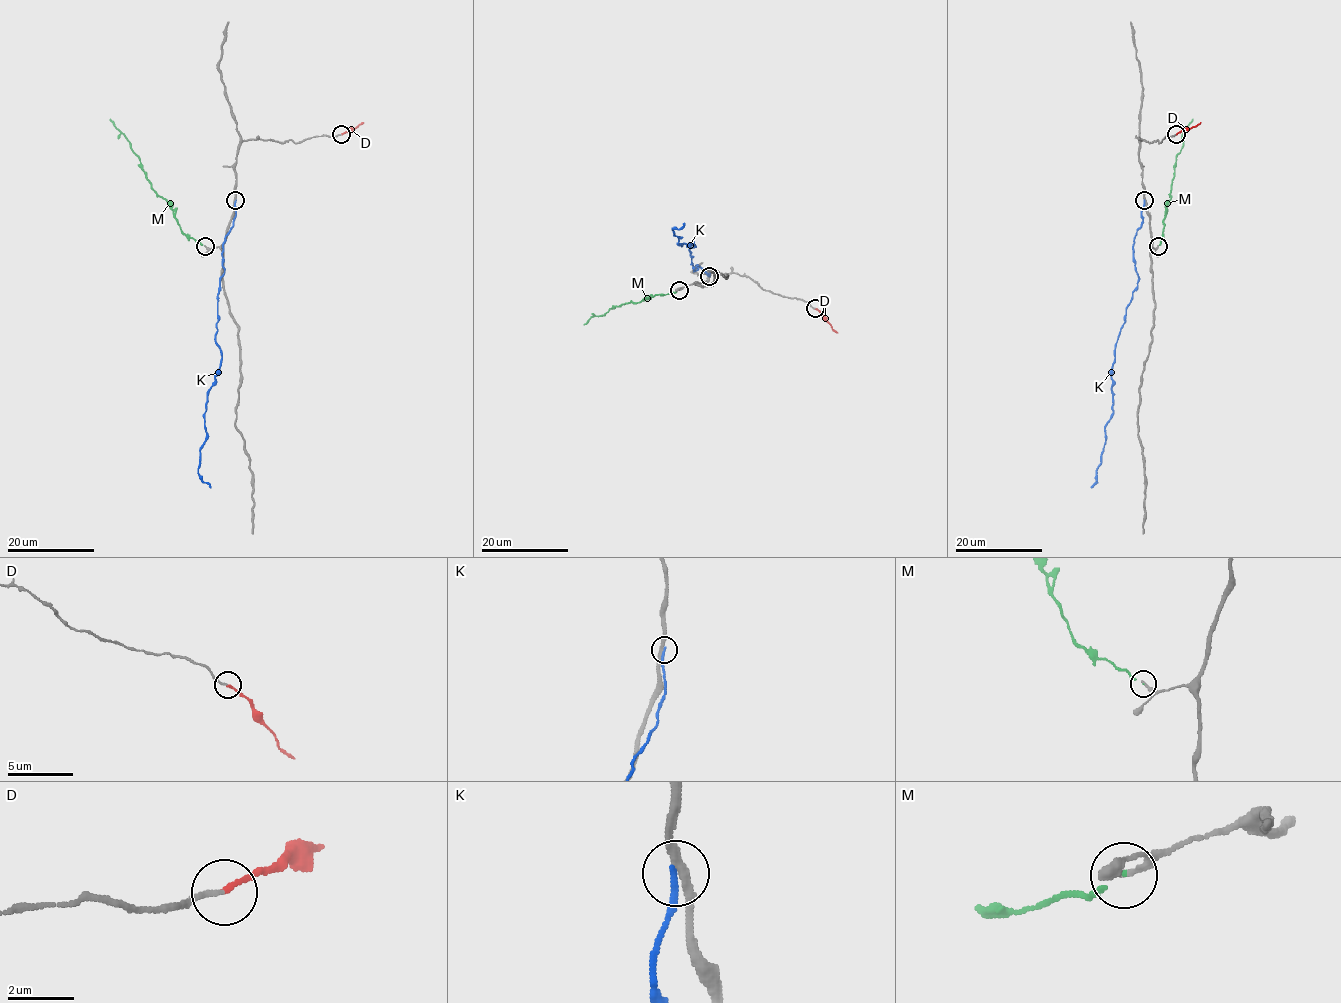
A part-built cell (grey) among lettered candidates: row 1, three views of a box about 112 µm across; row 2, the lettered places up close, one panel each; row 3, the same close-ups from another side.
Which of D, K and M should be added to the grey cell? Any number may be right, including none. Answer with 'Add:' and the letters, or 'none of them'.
Add: D, M

